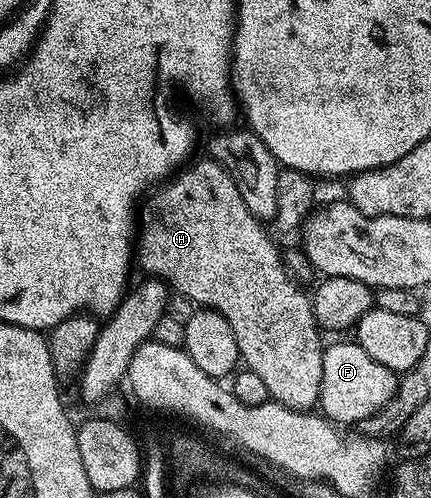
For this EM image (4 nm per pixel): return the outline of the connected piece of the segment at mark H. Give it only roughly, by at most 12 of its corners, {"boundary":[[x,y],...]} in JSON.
{"boundary":[[215,159],[140,207],[137,266],[223,315],[271,400],[322,398],[314,304]]}

